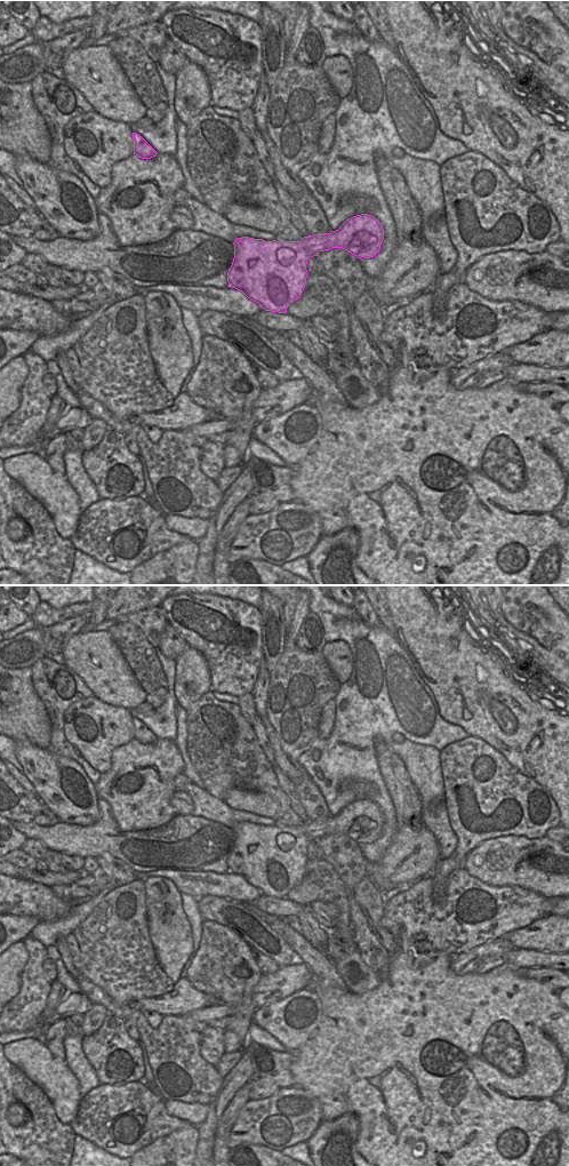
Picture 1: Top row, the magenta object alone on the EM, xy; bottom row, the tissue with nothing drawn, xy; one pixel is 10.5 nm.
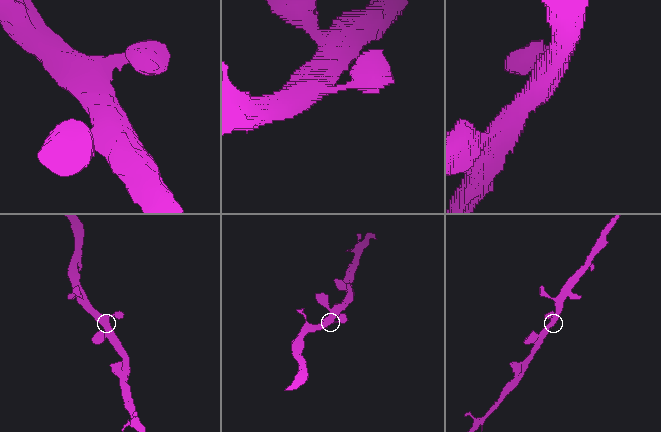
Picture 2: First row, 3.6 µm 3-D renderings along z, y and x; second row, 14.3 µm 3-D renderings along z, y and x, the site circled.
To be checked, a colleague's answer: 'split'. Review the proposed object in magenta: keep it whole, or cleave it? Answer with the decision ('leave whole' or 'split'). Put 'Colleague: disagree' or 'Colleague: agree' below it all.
leave whole
Colleague: disagree

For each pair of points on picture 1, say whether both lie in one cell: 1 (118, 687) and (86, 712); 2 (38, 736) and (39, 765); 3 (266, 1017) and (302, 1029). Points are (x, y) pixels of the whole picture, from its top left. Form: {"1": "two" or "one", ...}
{"1": "two", "2": "two", "3": "one"}

